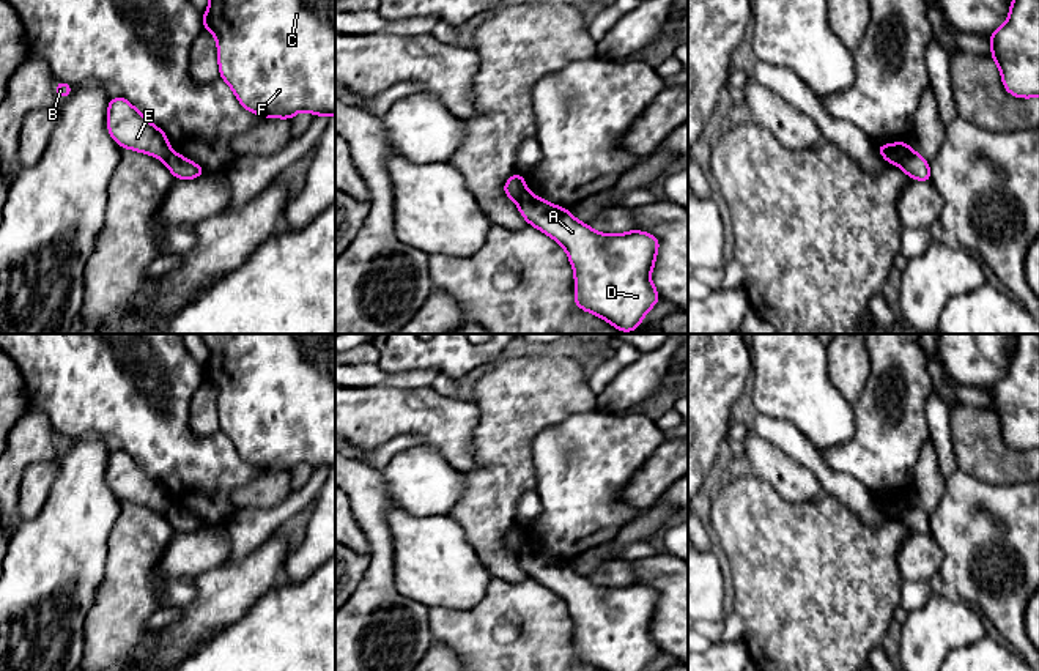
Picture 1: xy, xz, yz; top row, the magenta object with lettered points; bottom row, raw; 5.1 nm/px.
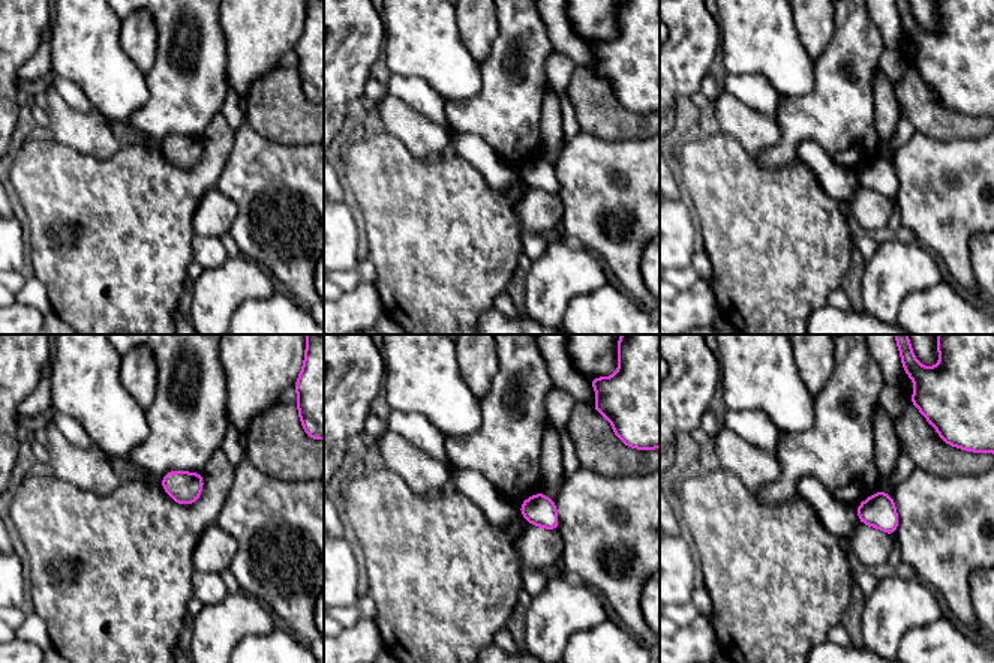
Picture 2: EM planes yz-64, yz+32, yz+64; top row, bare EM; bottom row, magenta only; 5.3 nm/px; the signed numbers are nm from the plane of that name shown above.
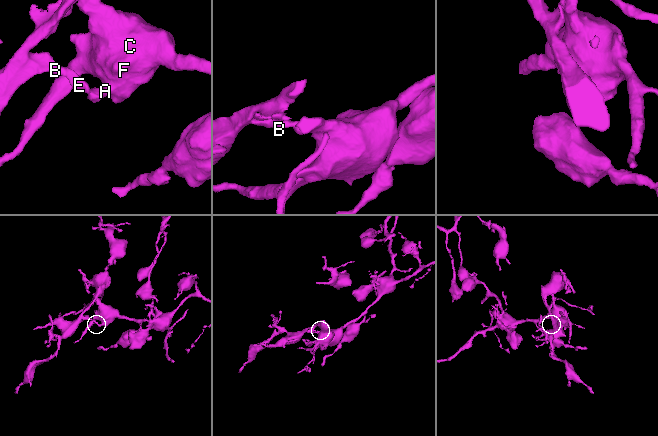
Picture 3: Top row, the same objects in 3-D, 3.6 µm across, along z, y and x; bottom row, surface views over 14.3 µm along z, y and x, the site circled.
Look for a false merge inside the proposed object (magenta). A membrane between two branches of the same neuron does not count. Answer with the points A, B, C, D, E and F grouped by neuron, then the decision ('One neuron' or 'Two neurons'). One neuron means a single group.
Groups: A B C D E F. One neuron

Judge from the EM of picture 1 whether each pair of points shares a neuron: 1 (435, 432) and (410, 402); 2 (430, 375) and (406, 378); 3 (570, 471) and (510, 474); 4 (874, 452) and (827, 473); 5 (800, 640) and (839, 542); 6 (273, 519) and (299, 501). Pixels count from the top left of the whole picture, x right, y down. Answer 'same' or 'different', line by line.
1: same
2: same
3: different
4: different
5: same
6: same

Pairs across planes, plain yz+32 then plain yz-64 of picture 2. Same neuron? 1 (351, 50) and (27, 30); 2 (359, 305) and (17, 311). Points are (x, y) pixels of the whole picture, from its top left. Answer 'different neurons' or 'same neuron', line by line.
1: same neuron
2: same neuron

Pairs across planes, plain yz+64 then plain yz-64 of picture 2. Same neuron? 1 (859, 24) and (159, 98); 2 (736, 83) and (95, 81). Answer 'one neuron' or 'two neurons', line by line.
1: one neuron
2: two neurons

